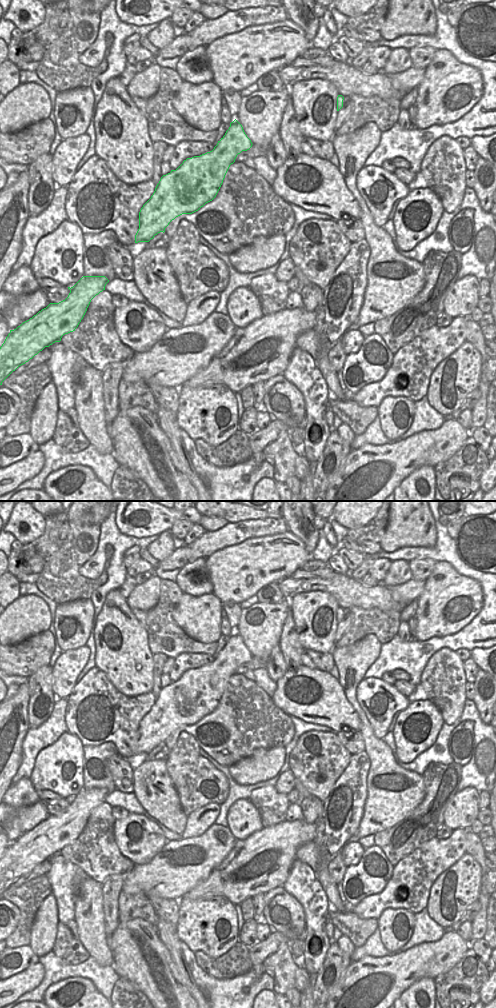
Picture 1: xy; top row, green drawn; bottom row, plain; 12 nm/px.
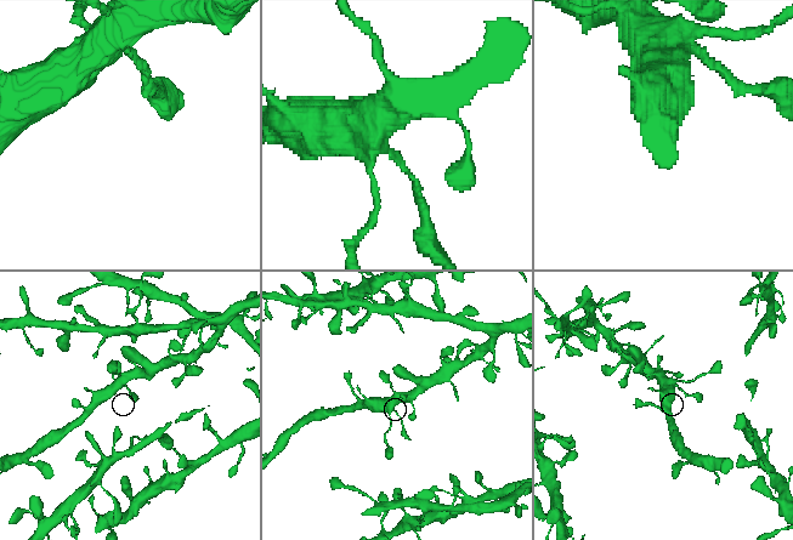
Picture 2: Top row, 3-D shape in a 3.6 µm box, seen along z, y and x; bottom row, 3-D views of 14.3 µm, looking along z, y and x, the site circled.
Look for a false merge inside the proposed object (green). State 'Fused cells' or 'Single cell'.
Single cell

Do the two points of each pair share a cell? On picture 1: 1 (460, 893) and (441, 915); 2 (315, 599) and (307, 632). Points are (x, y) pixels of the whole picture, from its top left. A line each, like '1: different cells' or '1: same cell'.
1: same cell
2: same cell

